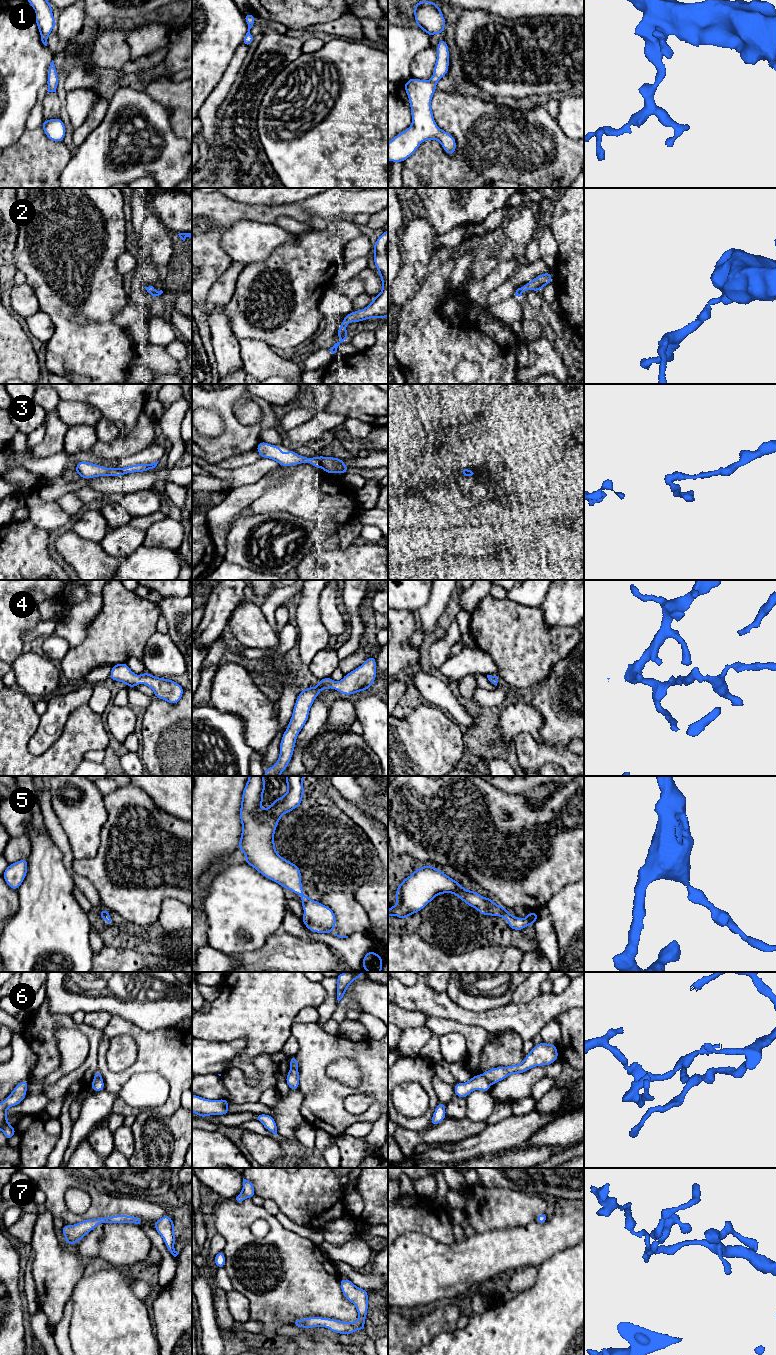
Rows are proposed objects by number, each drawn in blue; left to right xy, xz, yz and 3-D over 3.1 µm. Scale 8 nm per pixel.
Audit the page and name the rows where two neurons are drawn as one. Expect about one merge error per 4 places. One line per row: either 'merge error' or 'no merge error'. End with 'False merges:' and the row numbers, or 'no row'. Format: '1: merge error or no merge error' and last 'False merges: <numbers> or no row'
1: no merge error
2: no merge error
3: merge error
4: no merge error
5: no merge error
6: merge error
7: no merge error
False merges: 3, 6

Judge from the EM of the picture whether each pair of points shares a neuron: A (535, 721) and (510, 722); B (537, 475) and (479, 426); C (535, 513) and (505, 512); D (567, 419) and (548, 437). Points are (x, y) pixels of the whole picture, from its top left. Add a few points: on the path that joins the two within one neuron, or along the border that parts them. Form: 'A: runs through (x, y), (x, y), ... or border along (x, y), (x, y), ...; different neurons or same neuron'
A: runs through (529, 721), (516, 721); same neuron
B: border along (549, 470), (529, 472), (519, 490); different neurons
C: runs through (528, 512), (512, 512); same neuron
D: border along (543, 409), (546, 415), (564, 431); different neurons

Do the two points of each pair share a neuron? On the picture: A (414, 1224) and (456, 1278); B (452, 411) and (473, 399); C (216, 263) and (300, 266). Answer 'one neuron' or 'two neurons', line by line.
A: two neurons
B: one neuron
C: two neurons

